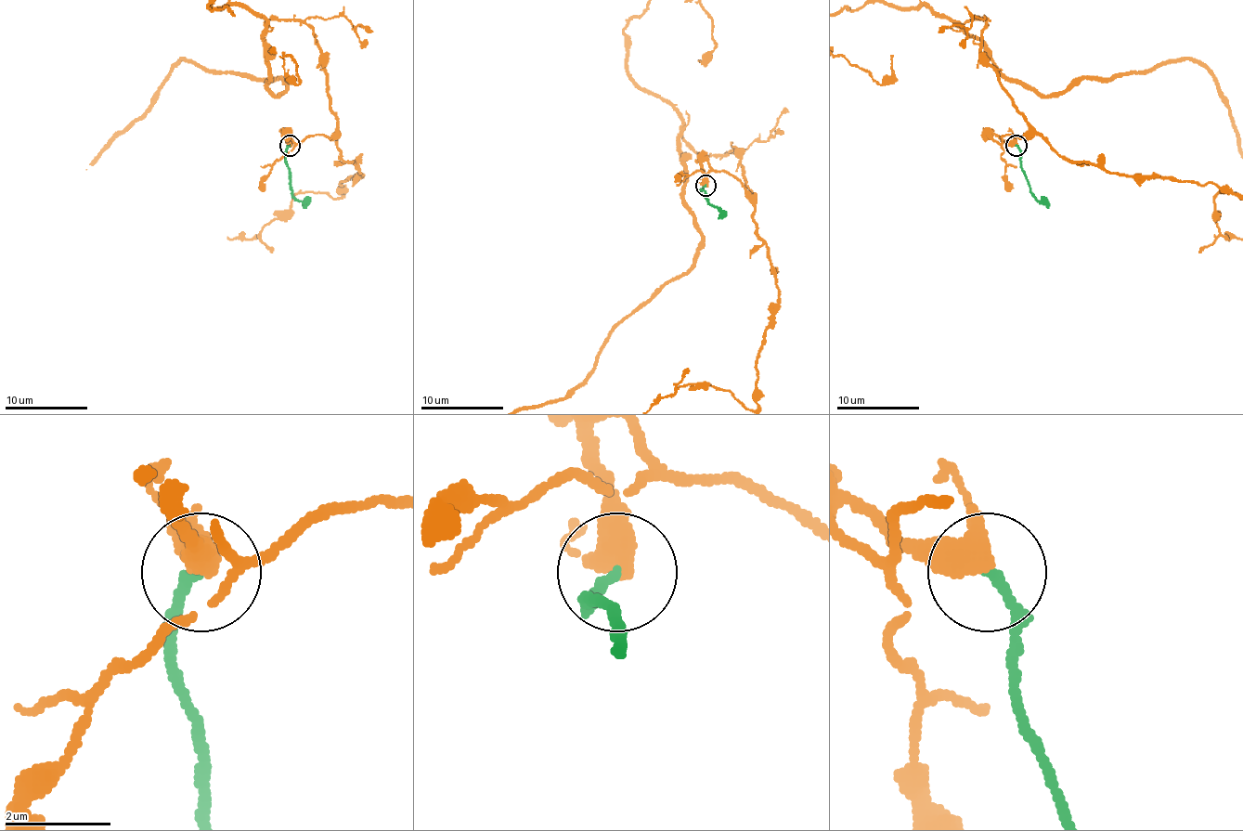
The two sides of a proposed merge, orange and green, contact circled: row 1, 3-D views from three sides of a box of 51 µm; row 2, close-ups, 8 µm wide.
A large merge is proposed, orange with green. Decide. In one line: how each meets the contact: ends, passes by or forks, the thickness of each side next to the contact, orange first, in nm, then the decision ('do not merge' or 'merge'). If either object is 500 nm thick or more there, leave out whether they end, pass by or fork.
orange passes by | green ends | 440/200 nm | merge

